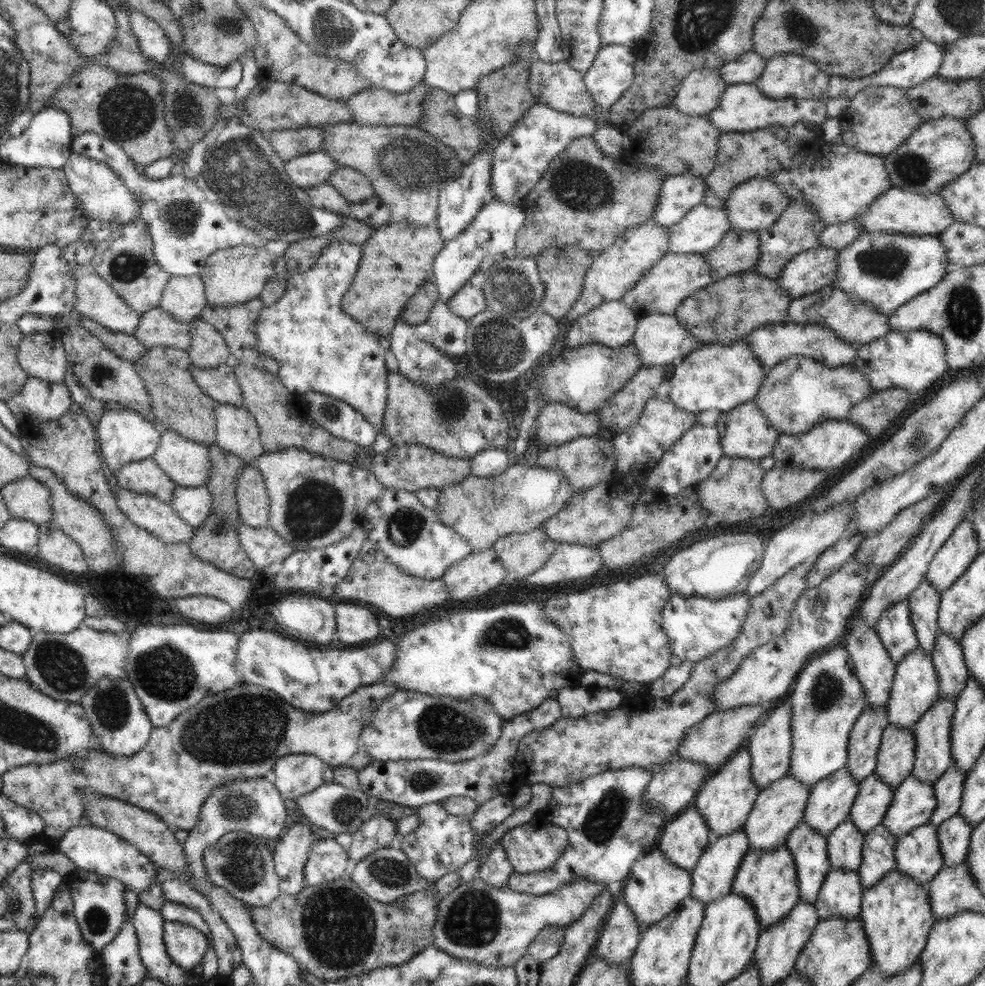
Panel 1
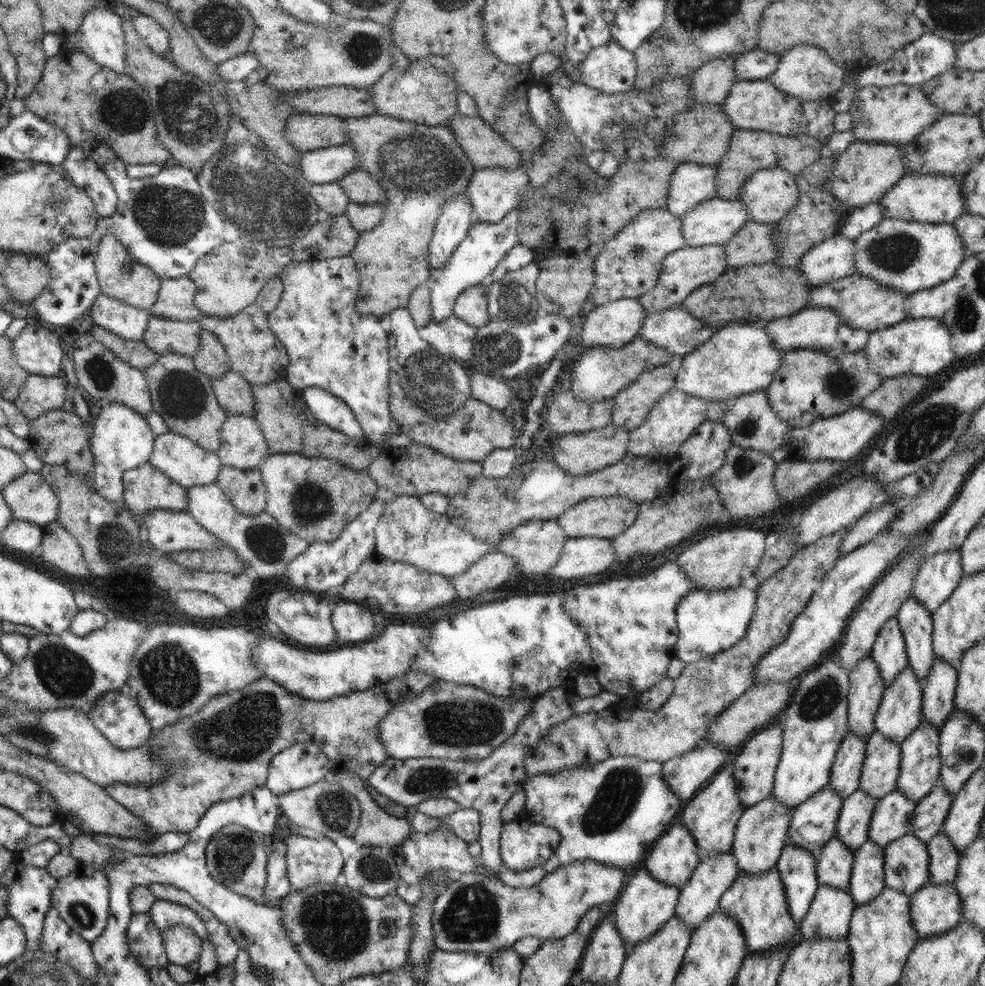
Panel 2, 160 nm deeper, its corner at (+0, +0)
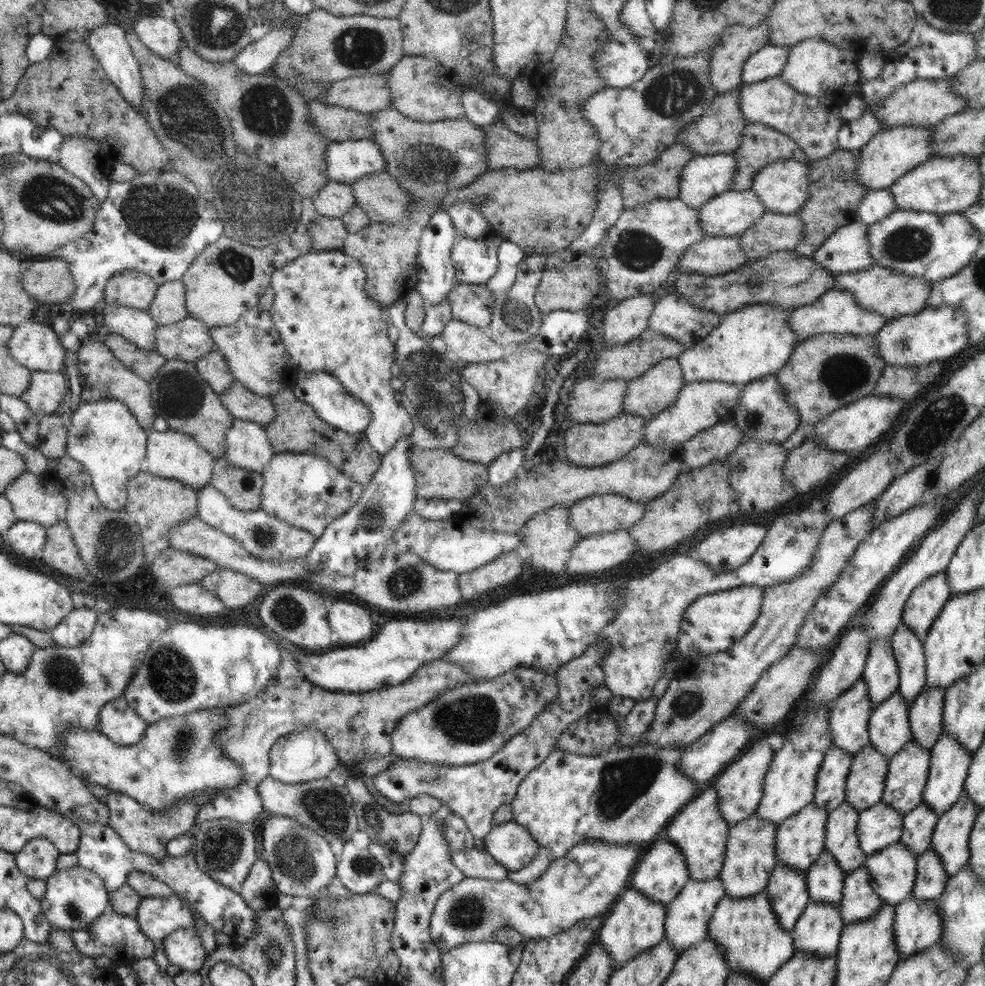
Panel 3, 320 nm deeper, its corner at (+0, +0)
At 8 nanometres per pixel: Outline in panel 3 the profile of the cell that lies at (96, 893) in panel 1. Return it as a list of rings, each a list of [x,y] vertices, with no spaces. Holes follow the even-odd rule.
[[[78,865],[69,869],[54,871],[46,879],[46,893],[40,901],[42,912],[51,926],[67,931],[85,929],[96,918],[109,910],[109,894],[104,881],[89,868]]]

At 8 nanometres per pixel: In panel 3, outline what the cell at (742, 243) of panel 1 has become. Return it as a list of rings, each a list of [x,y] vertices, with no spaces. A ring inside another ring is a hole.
[[[765,212],[758,223],[744,231],[740,250],[747,260],[758,260],[772,252],[794,251],[804,235],[805,226],[795,214]]]

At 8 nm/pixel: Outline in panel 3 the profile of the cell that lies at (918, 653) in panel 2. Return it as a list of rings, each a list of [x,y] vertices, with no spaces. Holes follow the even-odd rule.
[[[903,622],[899,624],[890,639],[894,659],[900,669],[898,691],[902,699],[911,706],[916,697],[928,686],[923,639],[916,636]]]

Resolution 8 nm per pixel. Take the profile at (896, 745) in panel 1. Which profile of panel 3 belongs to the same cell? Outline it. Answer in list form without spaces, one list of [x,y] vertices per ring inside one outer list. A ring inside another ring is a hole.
[[[870,743],[852,759],[846,783],[845,802],[856,811],[878,805],[884,794],[889,758],[880,754]]]

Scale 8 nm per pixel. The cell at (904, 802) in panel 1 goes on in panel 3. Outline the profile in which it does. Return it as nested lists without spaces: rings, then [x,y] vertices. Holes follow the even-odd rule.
[[[880,802],[859,812],[858,842],[866,857],[898,842],[902,829],[903,815],[886,803]]]

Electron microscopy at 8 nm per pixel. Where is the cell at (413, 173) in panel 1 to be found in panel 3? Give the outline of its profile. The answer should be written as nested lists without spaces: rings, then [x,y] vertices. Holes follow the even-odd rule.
[[[394,108],[371,114],[372,136],[383,152],[386,171],[410,196],[410,217],[402,224],[368,224],[362,230],[348,233],[341,249],[352,256],[366,273],[365,291],[382,307],[393,305],[412,291],[418,275],[418,248],[426,225],[440,211],[442,198],[450,190],[470,186],[489,169],[485,153],[485,134],[466,118],[427,123],[404,116]]]

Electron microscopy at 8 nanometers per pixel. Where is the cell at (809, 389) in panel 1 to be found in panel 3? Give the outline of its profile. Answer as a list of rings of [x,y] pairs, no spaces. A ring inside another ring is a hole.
[[[815,334],[797,341],[788,362],[780,367],[775,377],[785,390],[789,403],[796,409],[799,422],[809,428],[817,425],[836,409],[873,394],[876,383],[886,365],[878,352],[875,335]]]

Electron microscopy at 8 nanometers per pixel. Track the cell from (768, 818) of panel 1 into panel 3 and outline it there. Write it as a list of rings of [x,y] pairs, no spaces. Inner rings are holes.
[[[757,814],[735,824],[729,829],[725,859],[718,873],[723,881],[726,896],[747,898],[765,890],[771,872],[777,863],[775,851],[777,825],[769,820],[762,820]]]

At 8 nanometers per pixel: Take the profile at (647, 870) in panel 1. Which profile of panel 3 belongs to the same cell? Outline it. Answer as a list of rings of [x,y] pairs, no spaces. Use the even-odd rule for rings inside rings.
[[[628,886],[603,916],[603,925],[600,927],[600,945],[608,951],[614,969],[624,966],[642,951],[656,947],[665,938],[665,918],[666,905],[650,900],[637,888]]]

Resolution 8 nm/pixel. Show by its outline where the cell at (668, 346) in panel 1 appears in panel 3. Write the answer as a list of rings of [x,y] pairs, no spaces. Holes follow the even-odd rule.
[[[677,290],[666,293],[655,302],[648,325],[685,348],[691,347],[716,328],[721,320],[714,312],[704,312],[696,307]]]

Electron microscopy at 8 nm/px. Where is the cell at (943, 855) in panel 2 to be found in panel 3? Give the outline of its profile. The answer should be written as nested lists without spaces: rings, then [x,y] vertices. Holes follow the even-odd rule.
[[[929,848],[917,856],[916,862],[916,880],[911,896],[938,900],[949,879],[944,865],[941,863],[941,858],[933,848]]]

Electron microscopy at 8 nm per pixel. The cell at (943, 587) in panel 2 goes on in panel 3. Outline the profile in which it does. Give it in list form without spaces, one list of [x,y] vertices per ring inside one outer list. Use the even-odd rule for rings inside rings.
[[[935,573],[911,592],[905,602],[901,622],[907,624],[916,636],[925,639],[951,594],[947,574]]]

